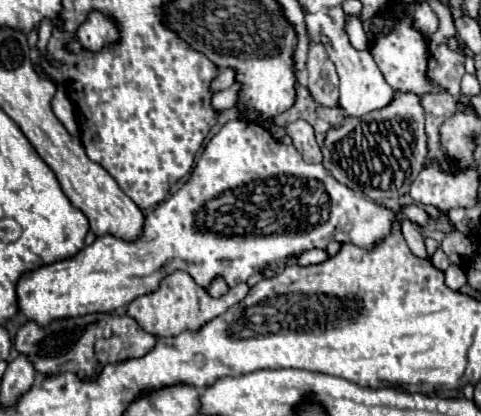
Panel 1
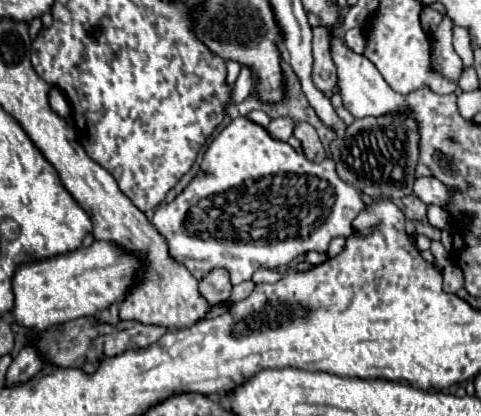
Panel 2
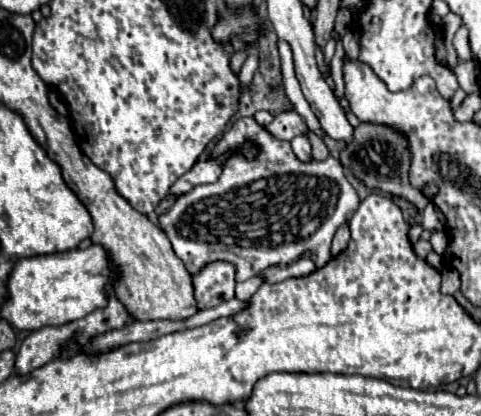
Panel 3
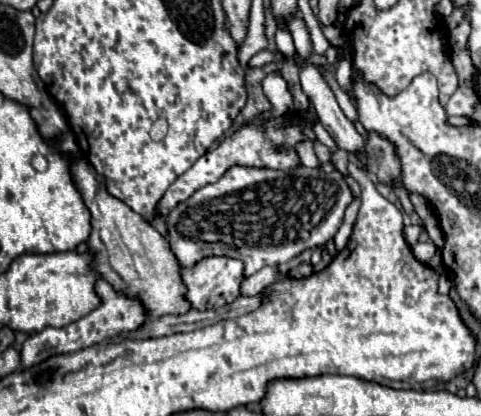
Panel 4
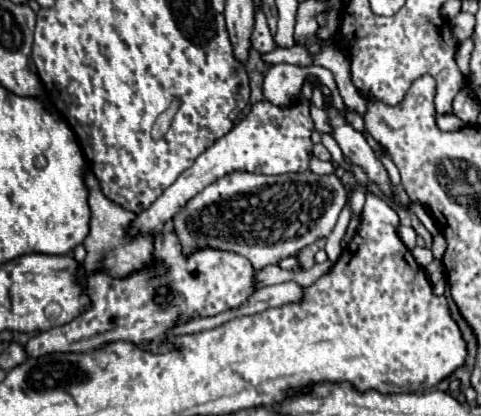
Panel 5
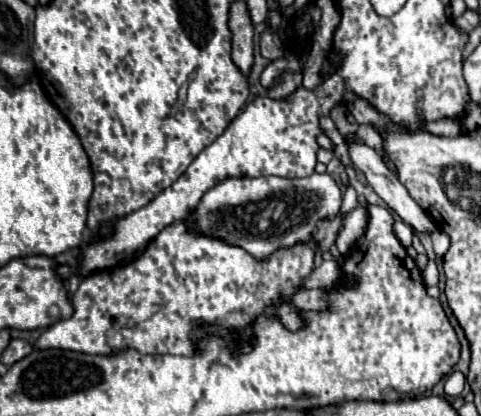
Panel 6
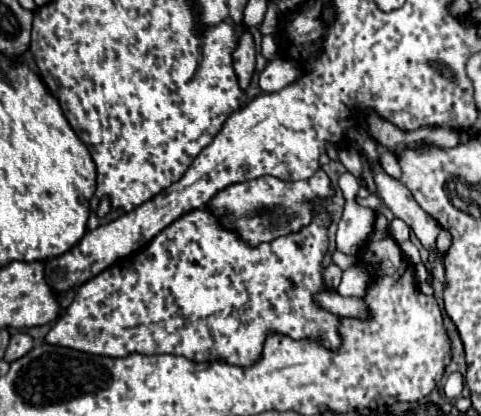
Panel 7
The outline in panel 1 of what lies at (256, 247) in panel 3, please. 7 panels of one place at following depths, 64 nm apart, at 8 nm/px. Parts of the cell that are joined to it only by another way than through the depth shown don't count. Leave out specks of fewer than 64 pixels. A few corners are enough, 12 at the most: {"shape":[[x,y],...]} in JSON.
{"shape":[[238,118],[144,236],[24,272],[40,326],[116,312],[174,270],[204,288],[394,218]]}

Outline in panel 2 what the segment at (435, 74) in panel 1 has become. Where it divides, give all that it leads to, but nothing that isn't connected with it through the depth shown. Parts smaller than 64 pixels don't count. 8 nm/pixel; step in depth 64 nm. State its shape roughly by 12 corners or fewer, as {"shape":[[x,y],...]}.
{"shape":[[452,18],[434,32],[432,68],[458,80],[462,60],[452,48]]}

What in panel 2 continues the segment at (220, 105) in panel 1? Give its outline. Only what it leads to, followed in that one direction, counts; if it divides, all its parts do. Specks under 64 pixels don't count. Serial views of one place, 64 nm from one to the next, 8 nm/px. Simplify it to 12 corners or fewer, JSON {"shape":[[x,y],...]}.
{"shape":[[244,66],[232,90],[232,102],[252,92],[252,72]]}

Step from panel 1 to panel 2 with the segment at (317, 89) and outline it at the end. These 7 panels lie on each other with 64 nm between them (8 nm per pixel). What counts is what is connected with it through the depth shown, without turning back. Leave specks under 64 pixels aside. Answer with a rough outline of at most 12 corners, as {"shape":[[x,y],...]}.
{"shape":[[314,28],[314,84],[332,96],[330,28]]}

